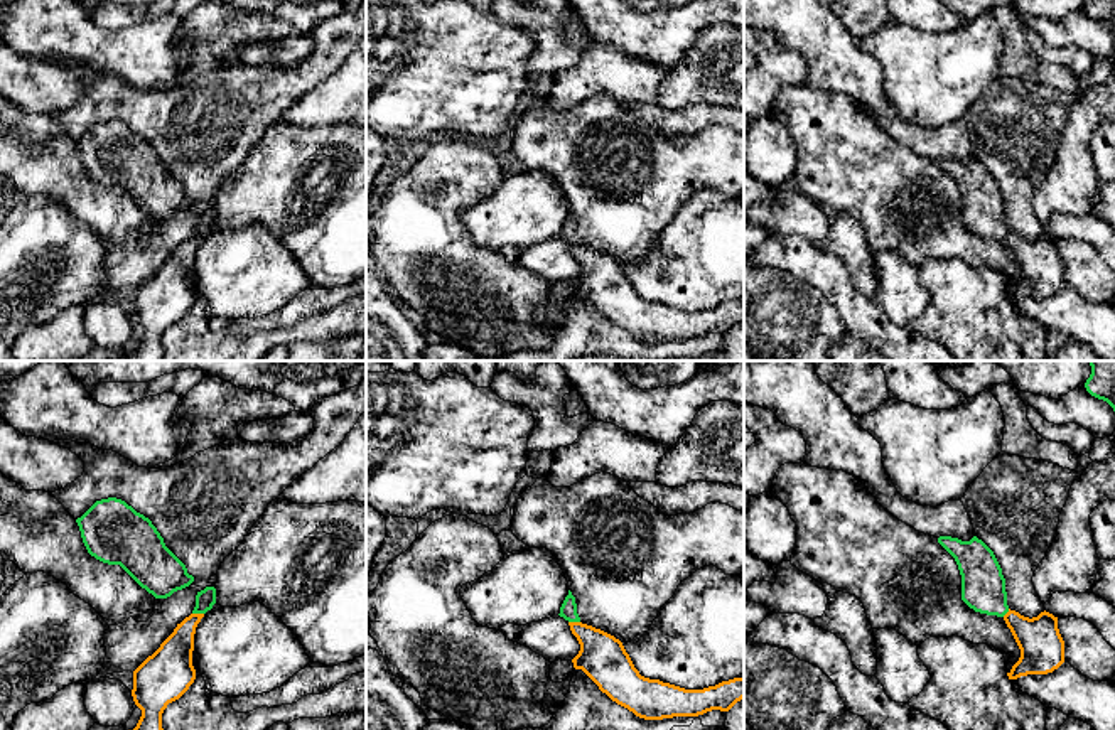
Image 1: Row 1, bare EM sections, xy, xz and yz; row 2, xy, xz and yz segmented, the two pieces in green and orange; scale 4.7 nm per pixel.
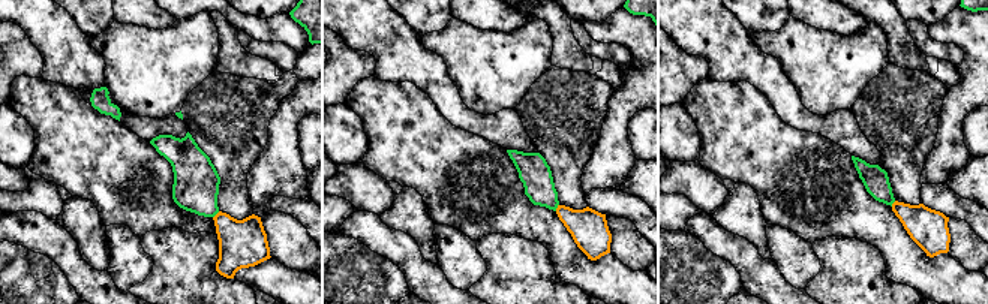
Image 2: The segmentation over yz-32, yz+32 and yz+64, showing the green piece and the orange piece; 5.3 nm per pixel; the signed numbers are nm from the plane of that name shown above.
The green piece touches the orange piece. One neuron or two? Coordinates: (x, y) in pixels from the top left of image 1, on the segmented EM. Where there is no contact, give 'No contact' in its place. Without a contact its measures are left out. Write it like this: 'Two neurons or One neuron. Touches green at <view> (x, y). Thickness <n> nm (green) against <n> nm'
Two neurons. Touches green at xy (198, 612). Thickness 90 nm (green) against 180 nm

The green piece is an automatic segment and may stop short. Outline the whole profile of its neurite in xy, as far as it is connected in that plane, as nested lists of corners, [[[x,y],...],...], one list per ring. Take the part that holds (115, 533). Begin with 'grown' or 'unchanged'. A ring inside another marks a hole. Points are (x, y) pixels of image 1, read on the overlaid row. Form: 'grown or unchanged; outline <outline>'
unchanged; outline [[[96,501],[76,523],[91,556],[120,565],[155,598],[167,598],[194,582],[152,521],[125,501]]]

